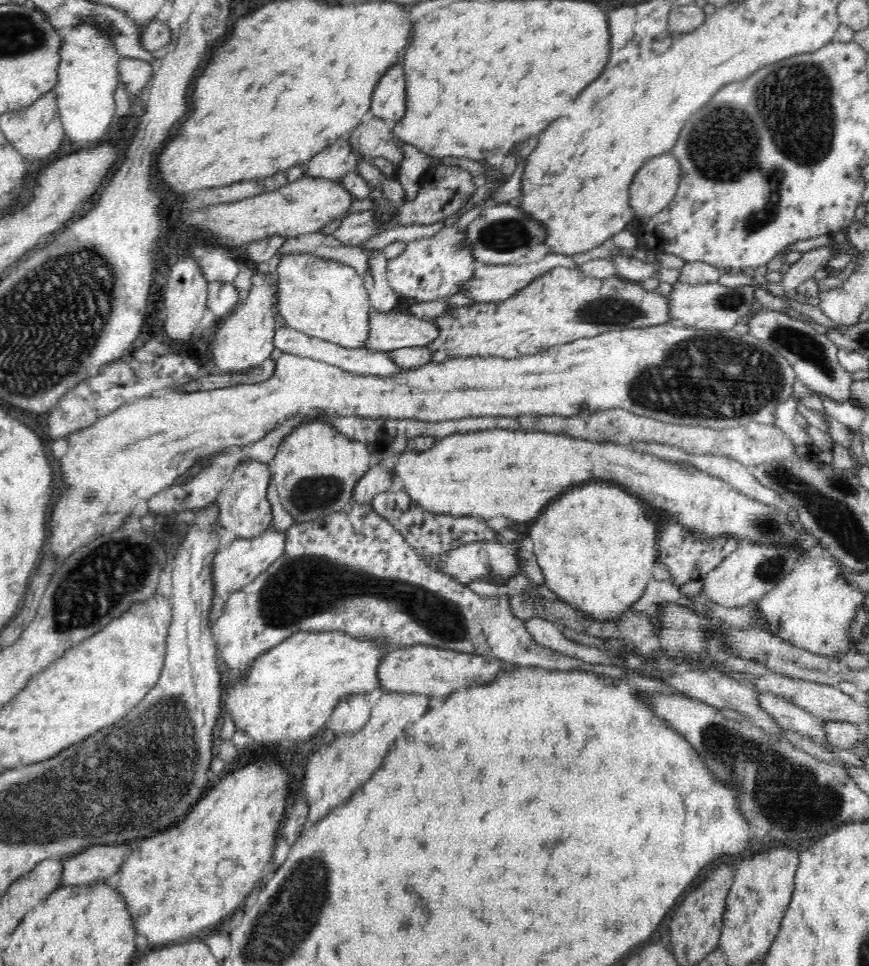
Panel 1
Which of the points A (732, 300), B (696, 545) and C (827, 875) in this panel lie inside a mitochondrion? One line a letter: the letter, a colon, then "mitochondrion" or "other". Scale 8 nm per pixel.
A: mitochondrion
B: other
C: other

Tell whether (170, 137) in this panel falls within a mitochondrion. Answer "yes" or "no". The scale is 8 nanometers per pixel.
no

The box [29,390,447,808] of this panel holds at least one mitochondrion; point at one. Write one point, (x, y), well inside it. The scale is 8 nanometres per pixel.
(108, 575)

